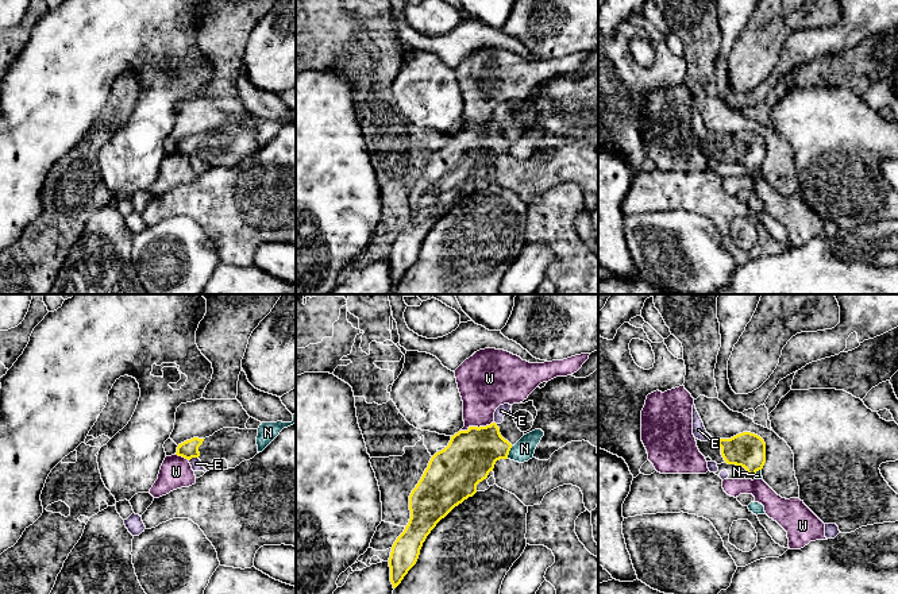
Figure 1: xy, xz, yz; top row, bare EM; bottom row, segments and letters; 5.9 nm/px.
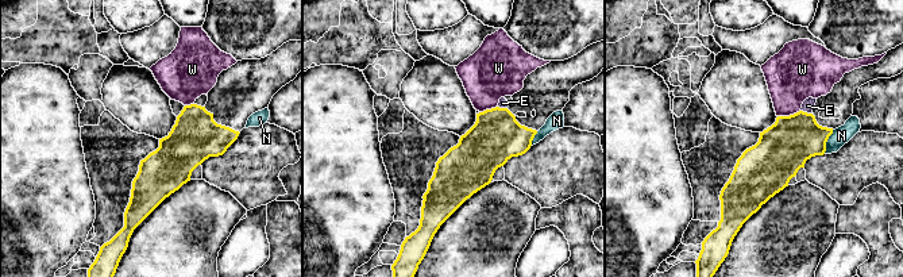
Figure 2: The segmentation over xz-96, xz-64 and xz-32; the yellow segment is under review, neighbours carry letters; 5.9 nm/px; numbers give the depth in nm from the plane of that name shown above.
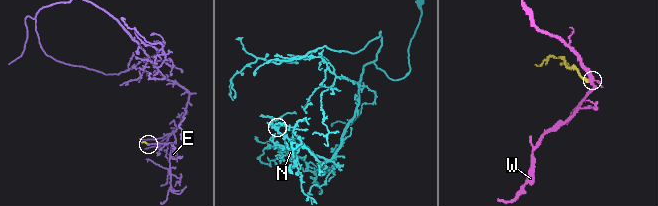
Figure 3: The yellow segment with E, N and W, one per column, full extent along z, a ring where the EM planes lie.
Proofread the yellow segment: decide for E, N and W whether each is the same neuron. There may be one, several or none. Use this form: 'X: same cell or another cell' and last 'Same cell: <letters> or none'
E: same cell
N: another cell
W: another cell
Same cell: E

